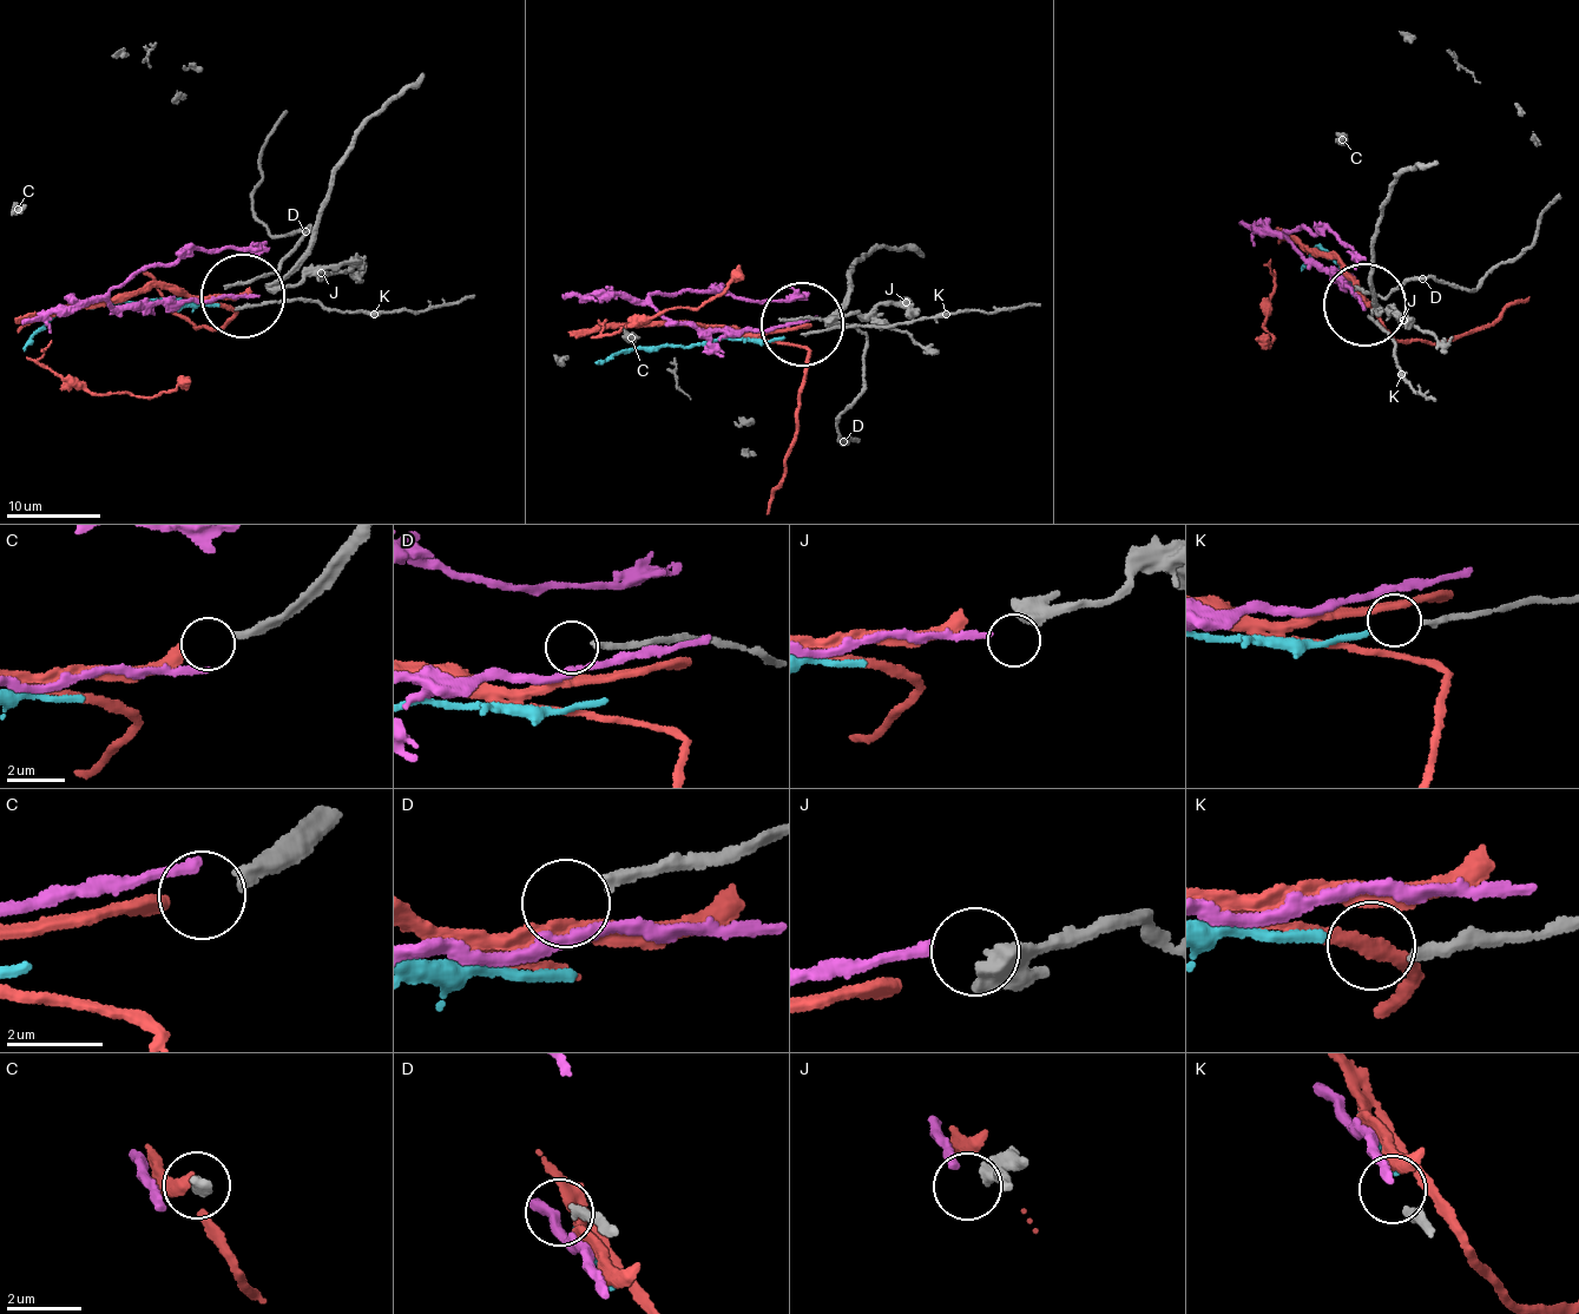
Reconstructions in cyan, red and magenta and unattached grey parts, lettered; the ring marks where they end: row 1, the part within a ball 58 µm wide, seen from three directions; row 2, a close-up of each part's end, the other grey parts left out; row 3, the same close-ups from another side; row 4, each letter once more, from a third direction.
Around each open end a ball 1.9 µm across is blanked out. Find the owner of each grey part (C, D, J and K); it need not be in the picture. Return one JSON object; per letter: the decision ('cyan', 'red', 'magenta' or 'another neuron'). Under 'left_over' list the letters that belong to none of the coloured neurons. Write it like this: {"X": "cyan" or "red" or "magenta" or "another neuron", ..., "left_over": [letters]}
{"C": "red", "D": "another neuron", "J": "magenta", "K": "another neuron", "left_over": ["D", "K"]}

